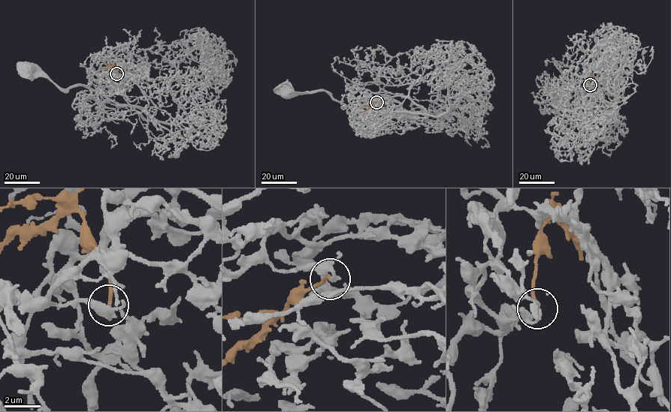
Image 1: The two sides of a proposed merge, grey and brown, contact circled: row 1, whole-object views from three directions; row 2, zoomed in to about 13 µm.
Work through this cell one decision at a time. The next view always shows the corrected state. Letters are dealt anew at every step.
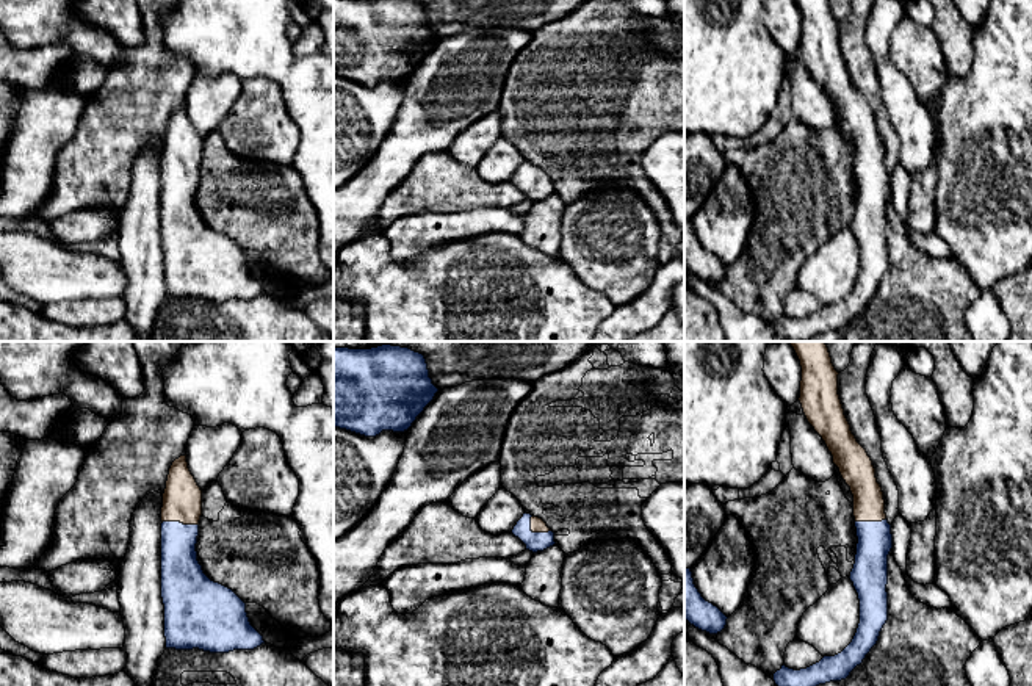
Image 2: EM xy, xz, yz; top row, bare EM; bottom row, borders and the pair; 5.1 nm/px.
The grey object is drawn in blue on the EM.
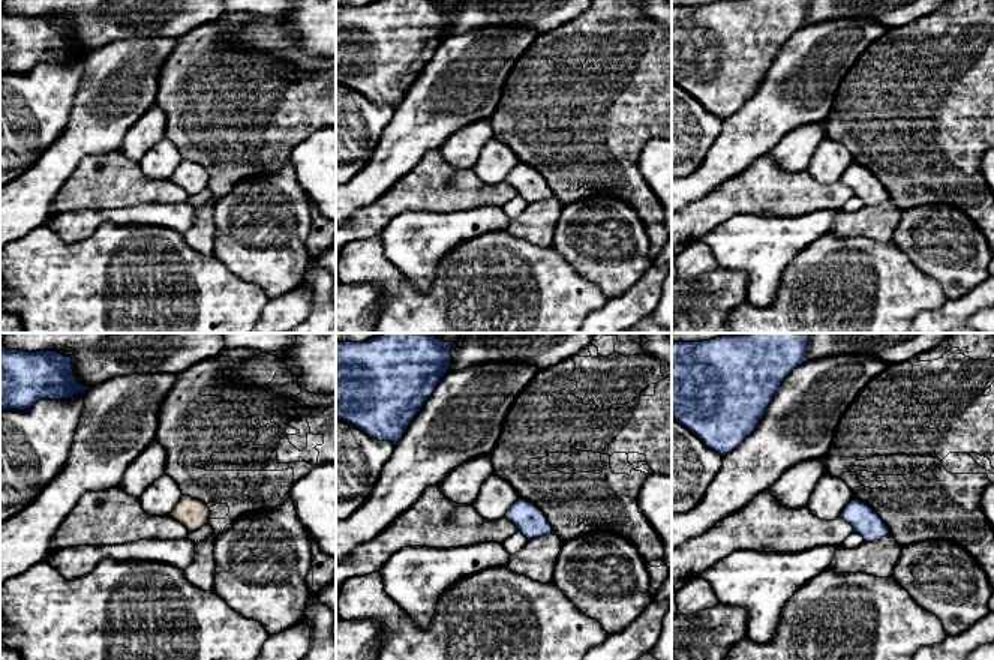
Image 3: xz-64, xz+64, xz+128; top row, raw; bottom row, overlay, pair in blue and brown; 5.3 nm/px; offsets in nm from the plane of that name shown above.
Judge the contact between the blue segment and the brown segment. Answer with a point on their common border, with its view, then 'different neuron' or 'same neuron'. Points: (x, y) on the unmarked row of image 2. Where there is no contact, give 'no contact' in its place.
meets blue in xy at (179, 171); same neuron

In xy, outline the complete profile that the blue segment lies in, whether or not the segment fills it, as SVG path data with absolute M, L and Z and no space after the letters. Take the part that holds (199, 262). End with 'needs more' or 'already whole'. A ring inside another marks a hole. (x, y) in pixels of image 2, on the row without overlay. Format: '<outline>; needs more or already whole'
M185 103L175 108L169 117L161 157L161 247L166 298L199 298L210 302L254 299L265 290L251 274L246 252L232 238L211 230L197 210L200 164L202 139L188 117Z; needs more

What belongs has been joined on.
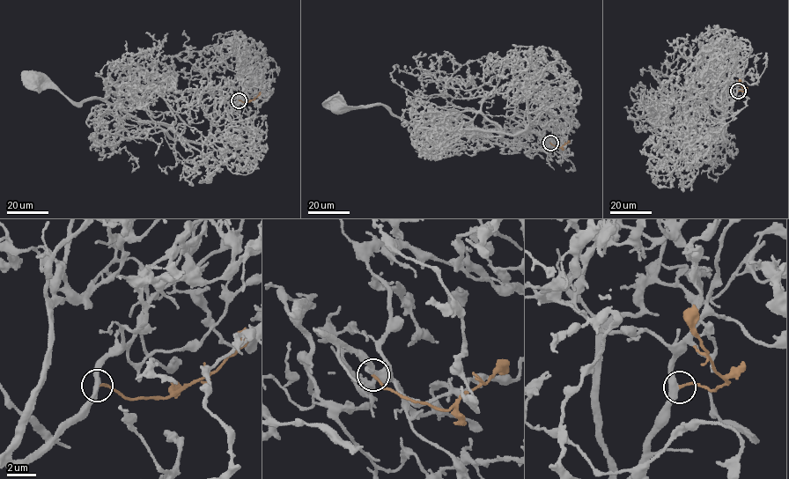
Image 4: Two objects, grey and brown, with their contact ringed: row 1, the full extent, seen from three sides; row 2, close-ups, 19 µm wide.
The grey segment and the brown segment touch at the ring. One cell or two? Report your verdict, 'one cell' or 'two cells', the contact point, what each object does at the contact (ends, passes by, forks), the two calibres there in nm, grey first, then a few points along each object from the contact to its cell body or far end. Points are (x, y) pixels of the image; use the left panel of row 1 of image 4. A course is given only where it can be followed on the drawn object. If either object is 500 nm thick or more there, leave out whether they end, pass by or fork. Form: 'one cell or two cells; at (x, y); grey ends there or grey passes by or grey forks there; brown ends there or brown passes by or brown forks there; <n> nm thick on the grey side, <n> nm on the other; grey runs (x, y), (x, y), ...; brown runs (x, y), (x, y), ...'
one cell; at (239, 100); grey passes by; brown ends there; 400 nm thick on the grey side, 170 nm on the other; grey runs (239, 99), (212, 121), (209, 138), (196, 143), (99, 99), (70, 100), (56, 90), (38, 87), (33, 78); brown runs (239, 99), (248, 101), (260, 92)

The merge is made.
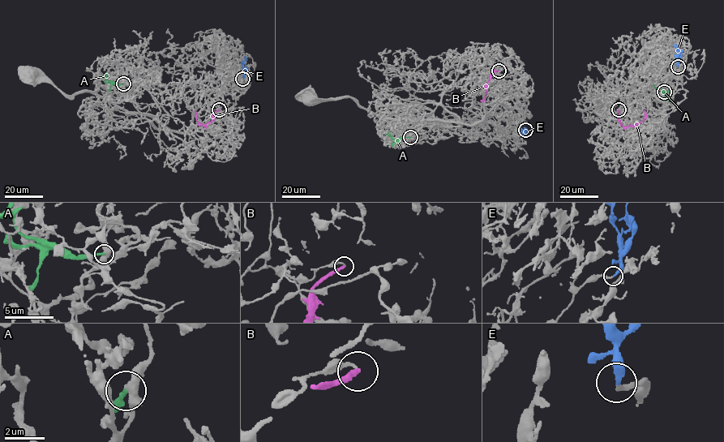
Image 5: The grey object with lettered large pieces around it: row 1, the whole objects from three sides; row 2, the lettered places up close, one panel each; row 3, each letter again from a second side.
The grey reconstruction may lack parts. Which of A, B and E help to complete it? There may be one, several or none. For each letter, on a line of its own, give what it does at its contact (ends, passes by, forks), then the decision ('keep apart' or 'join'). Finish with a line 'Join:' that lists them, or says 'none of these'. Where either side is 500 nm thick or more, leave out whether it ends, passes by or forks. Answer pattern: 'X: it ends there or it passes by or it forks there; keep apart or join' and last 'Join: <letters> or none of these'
A: keep apart
B: it ends there; keep apart
E: it ends there; join
Join: E

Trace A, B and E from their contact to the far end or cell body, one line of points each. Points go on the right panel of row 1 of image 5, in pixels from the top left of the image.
A: (664, 92), (662, 93), (662, 90), (653, 84)
B: (619, 110), (619, 120), (627, 126), (640, 123), (644, 117), (644, 110)
E: (678, 66), (680, 54), (673, 45)

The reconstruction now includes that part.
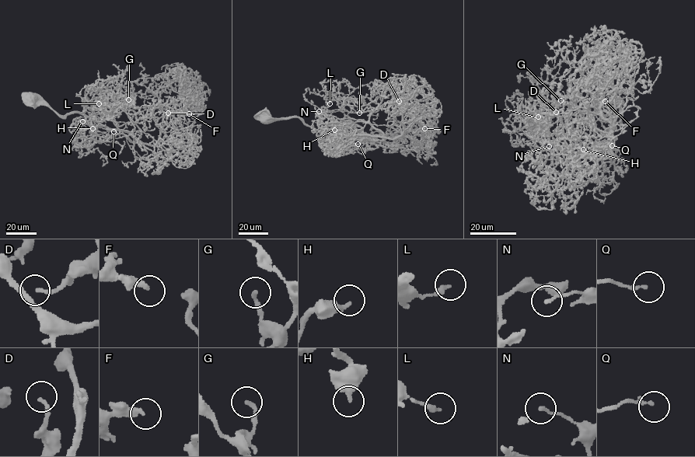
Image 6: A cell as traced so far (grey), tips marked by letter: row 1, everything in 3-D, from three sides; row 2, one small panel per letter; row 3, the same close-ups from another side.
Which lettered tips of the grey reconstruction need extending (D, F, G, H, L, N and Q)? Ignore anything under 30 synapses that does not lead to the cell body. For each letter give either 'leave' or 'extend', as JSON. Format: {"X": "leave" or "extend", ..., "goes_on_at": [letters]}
{"D": "leave", "F": "leave", "G": "leave", "H": "leave", "L": "leave", "N": "leave", "Q": "leave", "goes_on_at": []}

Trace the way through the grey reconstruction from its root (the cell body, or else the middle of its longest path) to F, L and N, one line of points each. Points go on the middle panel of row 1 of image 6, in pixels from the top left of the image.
F: (263, 117), (296, 116), (327, 133), (393, 138), (420, 120), (433, 130), (430, 148), (419, 128), (424, 128)
L: (263, 117), (350, 134), (371, 111), (326, 95), (330, 103)
N: (263, 117), (296, 116), (316, 130), (330, 134), (350, 134), (362, 129), (365, 123), (342, 120), (319, 111)

